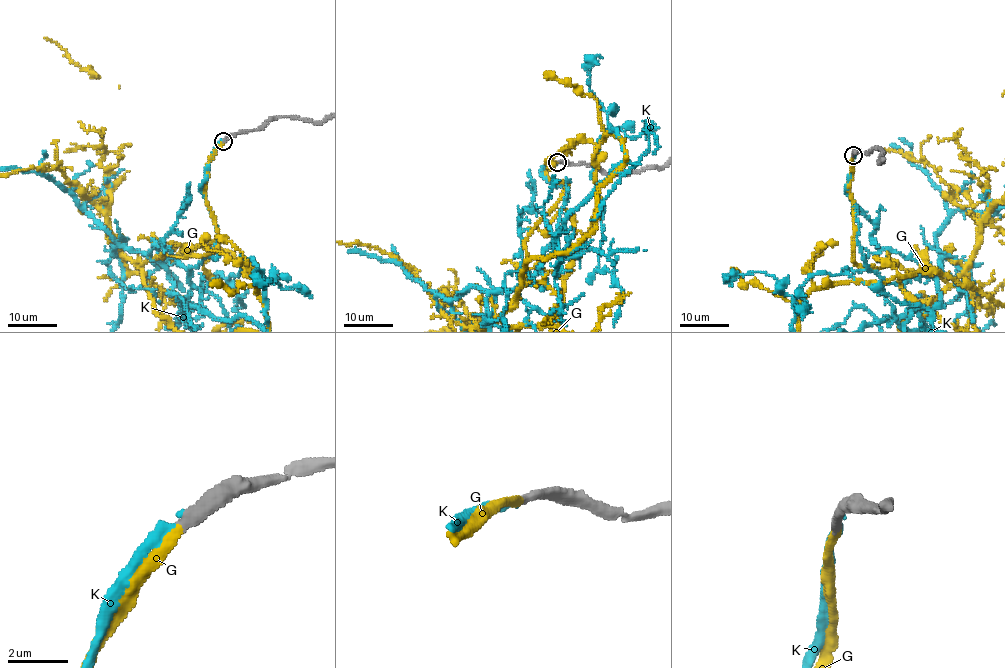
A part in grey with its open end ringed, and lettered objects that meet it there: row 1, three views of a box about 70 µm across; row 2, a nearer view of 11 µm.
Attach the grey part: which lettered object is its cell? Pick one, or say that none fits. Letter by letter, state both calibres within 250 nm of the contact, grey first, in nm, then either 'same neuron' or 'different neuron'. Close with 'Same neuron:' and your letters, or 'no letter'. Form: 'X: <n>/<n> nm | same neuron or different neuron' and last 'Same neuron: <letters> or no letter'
G: 360/320 nm | same neuron
K: 400/200 nm | different neuron
Same neuron: G

